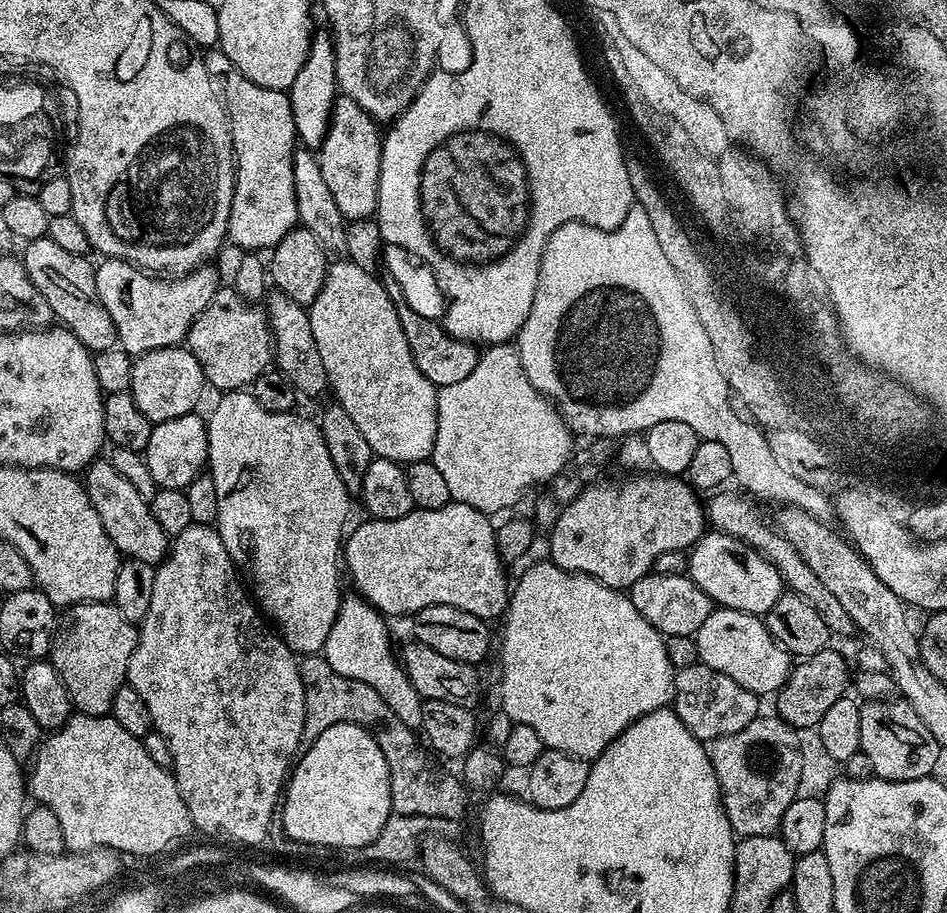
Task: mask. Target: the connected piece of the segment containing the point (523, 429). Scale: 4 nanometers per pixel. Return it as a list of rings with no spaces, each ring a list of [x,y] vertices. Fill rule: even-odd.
[[[511,343],[496,344],[481,355],[480,361],[454,386],[446,386],[436,393],[438,430],[430,461],[438,468],[447,483],[452,500],[469,504],[474,510],[495,514],[503,508],[512,508],[520,500],[520,492],[527,488],[544,486],[566,466],[574,451],[574,433],[560,417],[554,405],[530,386],[520,355]]]

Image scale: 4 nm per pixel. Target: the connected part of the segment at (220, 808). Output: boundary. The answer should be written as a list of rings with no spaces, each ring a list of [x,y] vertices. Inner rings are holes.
[[[192,523],[189,528],[182,530],[182,534],[178,534],[171,541],[168,555],[155,565],[155,570],[154,594],[150,597],[150,610],[146,610],[146,618],[139,621],[136,645],[134,654],[130,654],[126,682],[131,688],[138,690],[138,694],[142,694],[142,702],[146,702],[146,710],[150,710],[154,731],[162,734],[162,738],[166,738],[166,746],[170,746],[172,755],[170,771],[176,777],[176,785],[182,794],[182,802],[186,802],[186,810],[190,810],[193,829],[200,831],[201,828],[208,836],[225,836],[236,844],[260,844],[268,836],[272,815],[274,817],[277,815],[290,769],[302,748],[306,698],[302,686],[300,660],[297,653],[291,652],[283,639],[269,627],[259,607],[250,599],[238,575],[238,569],[232,563],[230,554],[215,527]]]

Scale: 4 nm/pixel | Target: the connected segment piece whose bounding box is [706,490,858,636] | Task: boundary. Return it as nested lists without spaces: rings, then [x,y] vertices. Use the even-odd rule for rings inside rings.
[[[717,491],[711,497],[713,500],[707,501],[707,523],[715,531],[725,532],[726,535],[733,536],[741,543],[747,544],[759,556],[768,560],[784,580],[785,589],[789,592],[795,592],[797,596],[810,602],[810,606],[814,606],[814,610],[818,610],[818,614],[822,614],[829,633],[836,635],[837,632],[840,636],[857,635],[858,629],[854,618],[850,618],[850,614],[846,614],[846,610],[842,610],[842,602],[838,602],[838,598],[834,598],[834,594],[830,594],[830,590],[826,590],[826,586],[822,586],[822,582],[818,582],[818,574],[814,574],[814,570],[810,570],[810,566],[806,566],[802,554],[798,554],[798,550],[794,550],[792,543],[779,530],[773,525],[771,528],[764,521],[763,514],[751,504],[753,501],[747,495],[741,494],[739,491],[736,491],[737,493],[728,491]]]

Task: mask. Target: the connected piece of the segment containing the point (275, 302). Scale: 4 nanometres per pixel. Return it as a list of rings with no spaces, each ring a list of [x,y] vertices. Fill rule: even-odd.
[[[273,291],[267,297],[266,311],[268,327],[272,330],[275,367],[283,372],[284,377],[296,387],[301,397],[327,393],[329,387],[326,366],[322,366],[322,358],[318,358],[318,350],[314,346],[314,334],[310,330],[307,307],[294,302],[282,292]]]

